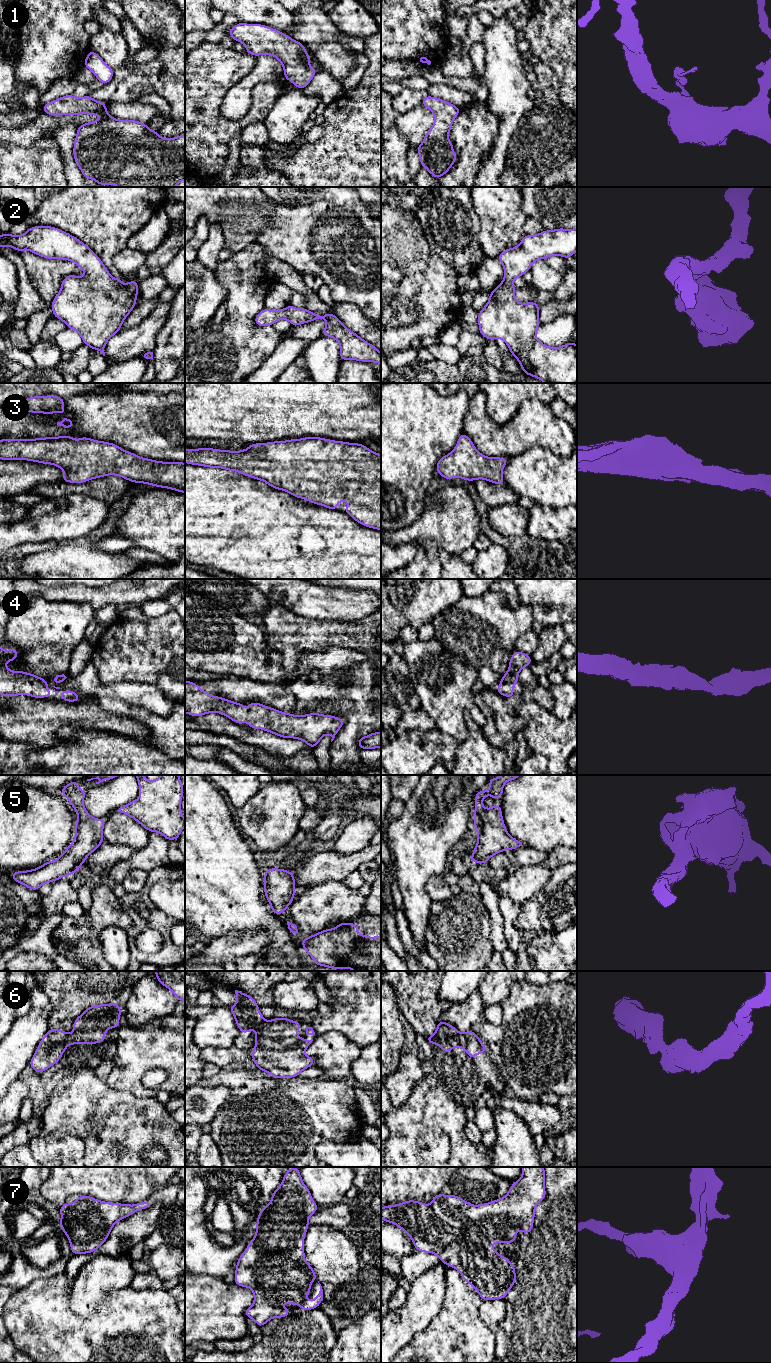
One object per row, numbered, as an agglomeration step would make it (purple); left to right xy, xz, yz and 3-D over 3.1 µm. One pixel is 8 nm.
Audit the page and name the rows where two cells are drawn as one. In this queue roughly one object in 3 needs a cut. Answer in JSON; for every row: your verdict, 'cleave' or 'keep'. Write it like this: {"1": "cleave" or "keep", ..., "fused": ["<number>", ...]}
{"1": "keep", "2": "keep", "3": "keep", "4": "keep", "5": "keep", "6": "cleave", "7": "keep", "fused": ["6"]}

